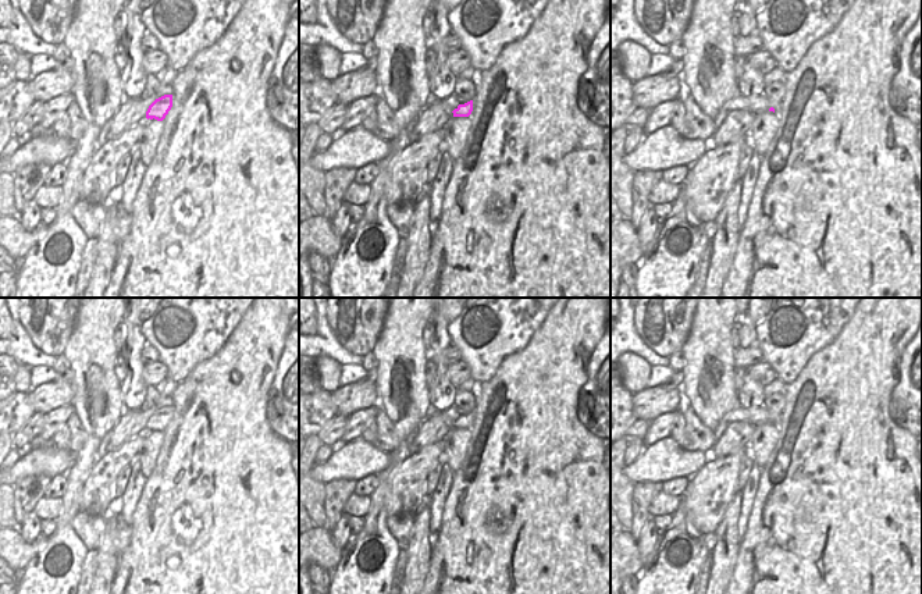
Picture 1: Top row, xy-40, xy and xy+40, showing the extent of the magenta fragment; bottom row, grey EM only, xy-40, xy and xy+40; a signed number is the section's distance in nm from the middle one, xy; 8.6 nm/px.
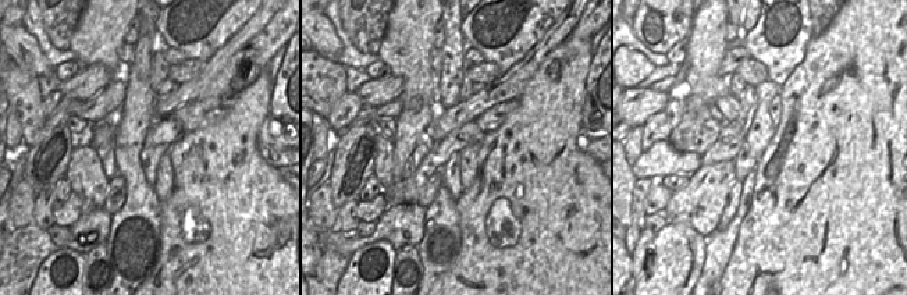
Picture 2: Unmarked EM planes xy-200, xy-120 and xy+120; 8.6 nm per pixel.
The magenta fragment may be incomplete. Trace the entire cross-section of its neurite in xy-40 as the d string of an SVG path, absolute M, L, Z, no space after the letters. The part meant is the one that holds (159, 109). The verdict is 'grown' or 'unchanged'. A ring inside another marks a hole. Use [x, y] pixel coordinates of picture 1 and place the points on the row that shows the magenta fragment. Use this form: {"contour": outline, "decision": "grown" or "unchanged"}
{"contour": "M164 95L156 99L146 111L146 118L163 121L172 107L172 95Z", "decision": "unchanged"}

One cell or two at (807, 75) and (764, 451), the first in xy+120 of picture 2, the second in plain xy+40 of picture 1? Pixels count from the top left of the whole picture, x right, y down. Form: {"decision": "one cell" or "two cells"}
{"decision": "two cells"}

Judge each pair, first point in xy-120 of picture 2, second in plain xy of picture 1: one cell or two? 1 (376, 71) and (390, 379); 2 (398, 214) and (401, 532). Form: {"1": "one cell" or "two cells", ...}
{"1": "two cells", "2": "one cell"}

